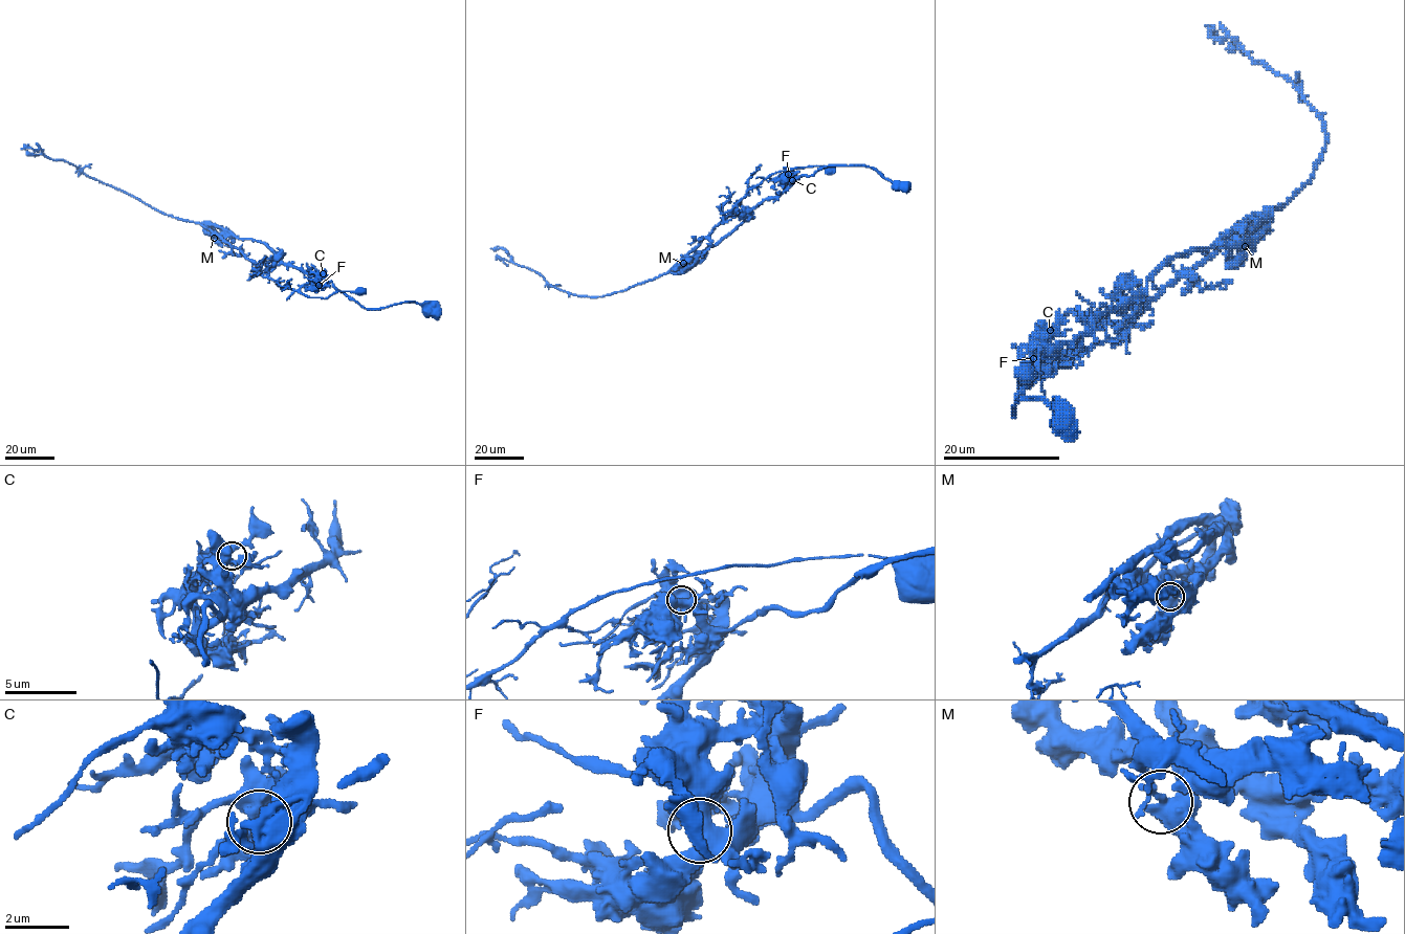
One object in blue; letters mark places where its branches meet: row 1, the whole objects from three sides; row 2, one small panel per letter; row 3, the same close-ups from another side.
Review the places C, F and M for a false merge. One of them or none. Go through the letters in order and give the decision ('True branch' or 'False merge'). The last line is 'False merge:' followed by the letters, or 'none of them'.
C: True branch
F: True branch
M: False merge
False merge: M

